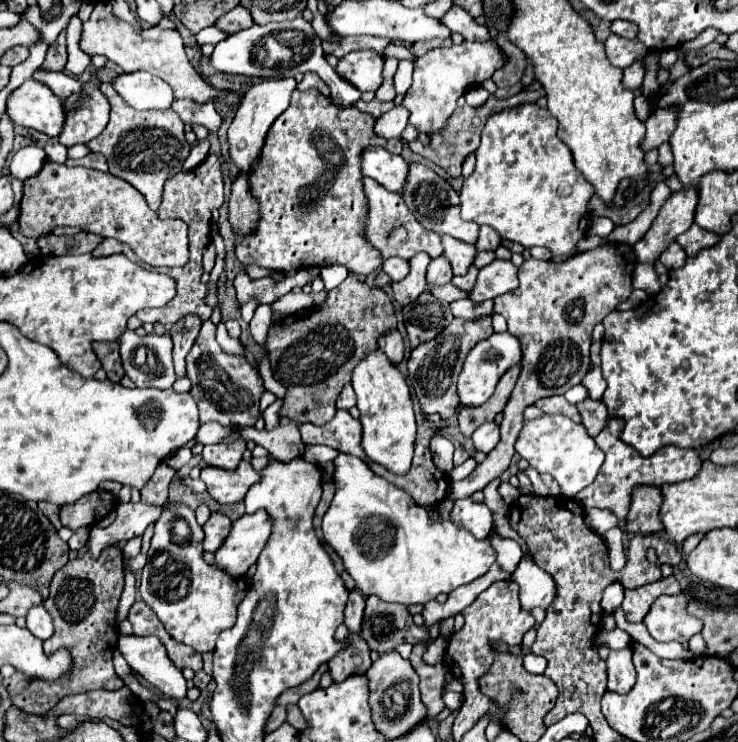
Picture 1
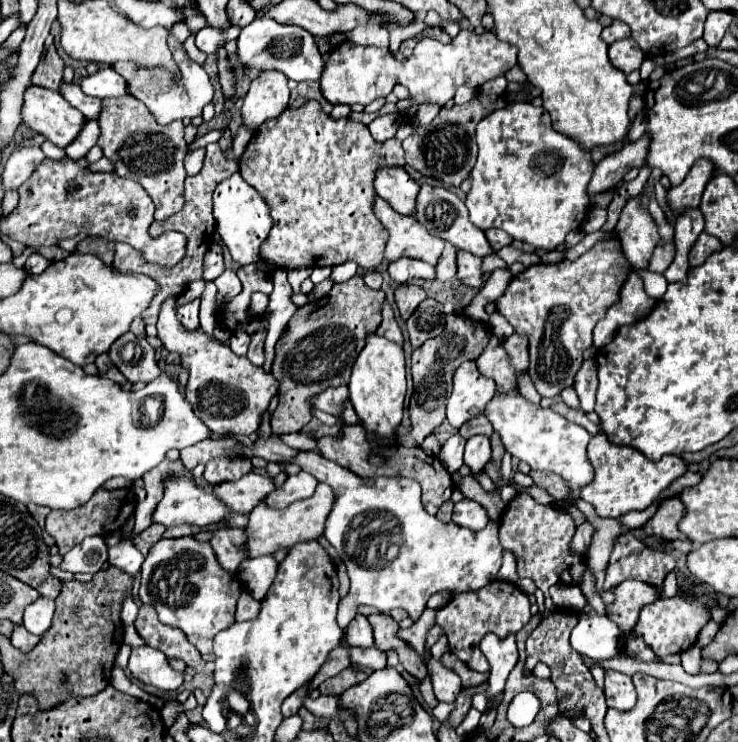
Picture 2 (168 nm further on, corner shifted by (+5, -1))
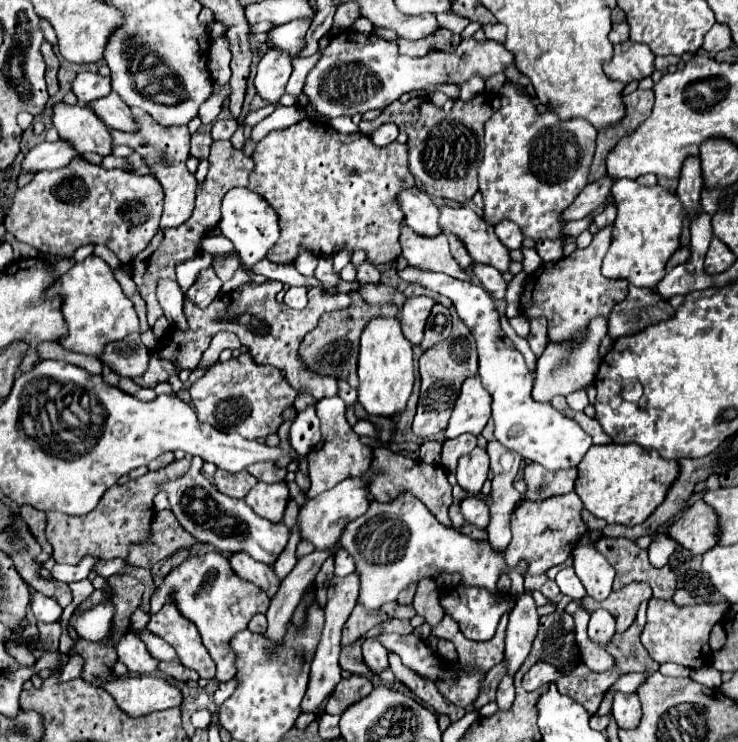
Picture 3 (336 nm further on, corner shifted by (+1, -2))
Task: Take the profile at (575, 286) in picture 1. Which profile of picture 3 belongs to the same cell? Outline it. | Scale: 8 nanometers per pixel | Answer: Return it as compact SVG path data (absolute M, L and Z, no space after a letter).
M612 224L600 228L594 234L594 240L584 250L574 250L568 258L562 258L554 264L544 264L532 272L524 284L520 298L520 312L528 318L544 316L548 320L548 342L572 342L582 340L588 324L598 316L608 316L616 302L622 302L628 296L628 280L612 280L600 274L602 258L608 252L612 242Z

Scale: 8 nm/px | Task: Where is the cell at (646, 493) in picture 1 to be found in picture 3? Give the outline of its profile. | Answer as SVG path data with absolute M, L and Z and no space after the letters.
M698 500L668 526L668 534L692 554L704 554L716 544L716 522L714 510Z

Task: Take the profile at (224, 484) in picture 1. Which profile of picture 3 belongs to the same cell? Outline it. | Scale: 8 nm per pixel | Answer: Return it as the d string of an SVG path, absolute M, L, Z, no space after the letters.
M258 482L244 498L244 502L254 508L254 512L266 520L272 522L280 522L286 502L290 498L288 486L284 482L274 482L274 484L266 484L266 482Z

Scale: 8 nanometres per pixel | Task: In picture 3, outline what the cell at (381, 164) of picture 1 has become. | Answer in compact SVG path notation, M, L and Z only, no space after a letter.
M406 188L398 192L396 202L404 212L404 222L422 236L436 236L440 234L438 226L438 206L424 194L422 190Z

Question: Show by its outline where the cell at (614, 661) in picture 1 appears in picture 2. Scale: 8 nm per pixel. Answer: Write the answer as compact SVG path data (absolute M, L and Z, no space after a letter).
M606 671L606 703L618 711L630 711L636 703L634 683L628 675L618 671Z

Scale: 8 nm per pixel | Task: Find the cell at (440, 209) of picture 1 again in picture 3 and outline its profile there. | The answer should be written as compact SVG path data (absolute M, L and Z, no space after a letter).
M440 206L440 218L438 224L442 228L444 234L454 234L462 240L462 244L466 246L470 258L474 262L482 262L482 264L490 264L494 268L498 268L500 272L508 270L510 264L510 256L508 256L508 248L502 248L502 242L494 236L494 228L490 224L486 224L470 206Z

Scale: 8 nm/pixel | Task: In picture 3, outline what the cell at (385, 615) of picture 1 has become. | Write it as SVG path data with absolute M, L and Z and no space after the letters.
M388 652L388 662L390 662L390 670L394 672L394 676L396 676L402 684L406 684L418 698L422 698L428 706L432 706L436 712L448 714L448 718L450 718L452 722L456 722L458 718L464 716L464 712L466 712L464 708L460 708L460 706L452 704L448 698L444 698L444 696L438 692L438 688L436 688L436 684L434 684L432 680L428 680L428 678L416 674L416 672L412 672L410 668L406 668L406 666L402 664L400 656L396 656L394 652Z

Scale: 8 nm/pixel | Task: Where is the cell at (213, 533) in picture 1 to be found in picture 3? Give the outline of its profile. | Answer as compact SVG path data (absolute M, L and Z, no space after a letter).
M232 552L228 556L232 570L242 576L244 580L262 586L262 590L270 592L270 596L274 596L274 592L278 590L280 580L274 576L274 570L264 564L264 562L256 562L254 558L250 558L246 552Z

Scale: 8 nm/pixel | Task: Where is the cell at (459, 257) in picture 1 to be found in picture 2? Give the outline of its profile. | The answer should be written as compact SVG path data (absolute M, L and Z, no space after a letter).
M458 251L458 279L468 287L480 289L484 285L482 259L466 251Z

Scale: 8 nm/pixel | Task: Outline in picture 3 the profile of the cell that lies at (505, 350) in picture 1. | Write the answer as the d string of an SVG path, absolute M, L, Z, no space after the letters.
M470 376L464 380L456 406L452 410L452 418L446 428L446 438L456 438L464 432L480 434L486 422L490 420L490 396L482 388L478 376Z

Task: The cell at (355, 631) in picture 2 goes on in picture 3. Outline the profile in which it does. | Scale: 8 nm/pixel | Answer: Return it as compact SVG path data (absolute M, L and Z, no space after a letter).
M366 638L362 644L362 654L364 654L364 662L374 670L374 672L382 672L388 668L388 658L386 658L386 648L382 648L382 644L376 638Z

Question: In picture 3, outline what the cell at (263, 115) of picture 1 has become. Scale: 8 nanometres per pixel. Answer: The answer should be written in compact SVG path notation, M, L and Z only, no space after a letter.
M272 48L258 62L258 74L254 86L258 96L268 104L278 104L286 92L286 82L292 74L292 60L286 52L274 52Z

